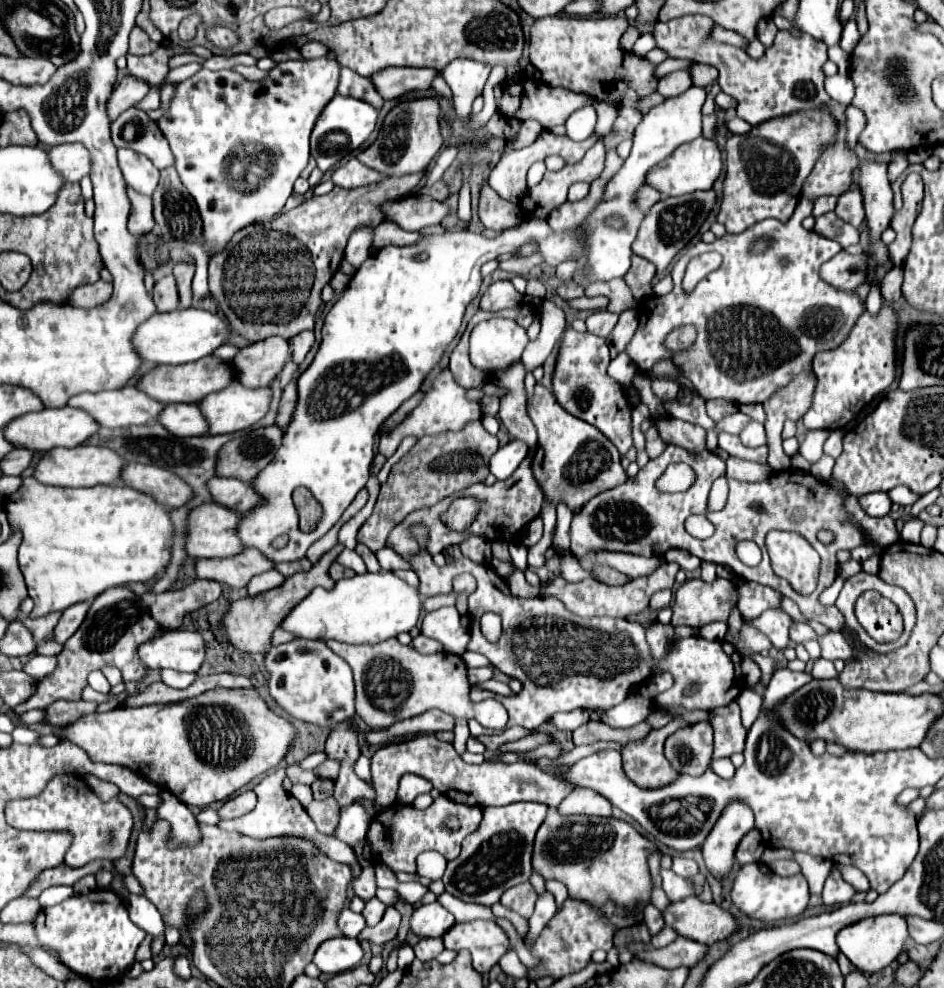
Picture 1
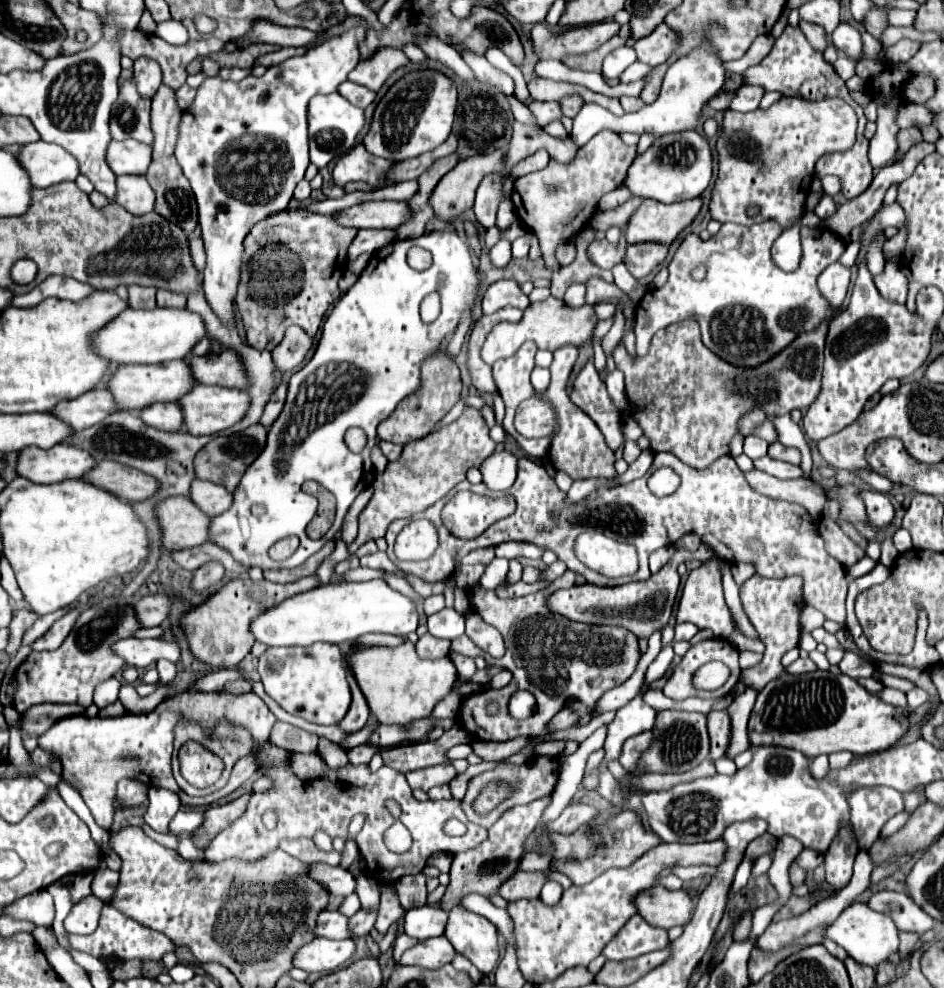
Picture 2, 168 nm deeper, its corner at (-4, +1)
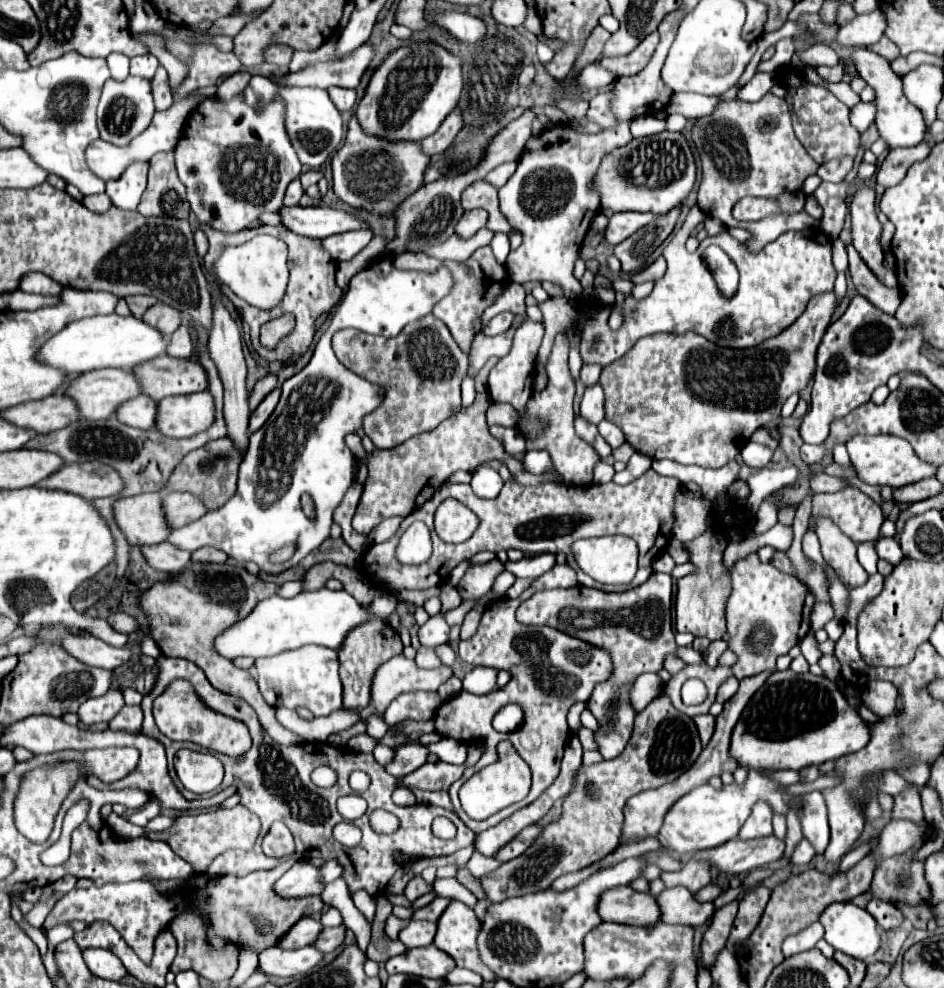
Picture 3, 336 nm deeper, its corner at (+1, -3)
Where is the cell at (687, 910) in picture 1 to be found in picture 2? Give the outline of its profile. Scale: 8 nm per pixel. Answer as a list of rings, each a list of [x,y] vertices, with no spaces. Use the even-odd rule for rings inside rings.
[[[661,884],[635,896],[637,914],[655,928],[685,926],[695,910],[695,900],[685,890],[667,890]]]

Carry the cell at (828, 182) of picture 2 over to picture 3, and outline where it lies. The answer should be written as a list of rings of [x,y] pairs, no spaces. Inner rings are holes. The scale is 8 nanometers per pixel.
[[[842,158],[842,160],[834,160],[834,162],[828,162],[828,164],[822,164],[818,168],[818,176],[824,180],[824,182],[842,182],[846,178],[846,174],[850,172],[852,168],[852,160],[850,158]]]

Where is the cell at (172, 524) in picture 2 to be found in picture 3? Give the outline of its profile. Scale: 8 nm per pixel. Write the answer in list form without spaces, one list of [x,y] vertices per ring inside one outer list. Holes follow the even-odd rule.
[[[140,494],[138,498],[120,498],[114,504],[120,530],[134,546],[160,544],[172,534],[166,520],[160,494]]]

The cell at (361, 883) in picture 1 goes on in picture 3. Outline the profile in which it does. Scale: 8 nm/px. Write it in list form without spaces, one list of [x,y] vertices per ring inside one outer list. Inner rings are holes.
[[[296,862],[278,882],[276,894],[284,898],[300,896],[322,896],[324,882],[320,878],[320,868],[310,862]]]

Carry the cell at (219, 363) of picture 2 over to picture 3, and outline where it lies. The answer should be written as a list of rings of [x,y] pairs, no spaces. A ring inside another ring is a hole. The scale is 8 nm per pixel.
[[[162,356],[154,358],[154,362],[146,362],[146,366],[136,366],[134,374],[142,378],[146,396],[156,402],[166,396],[208,390],[208,374],[196,360]]]

